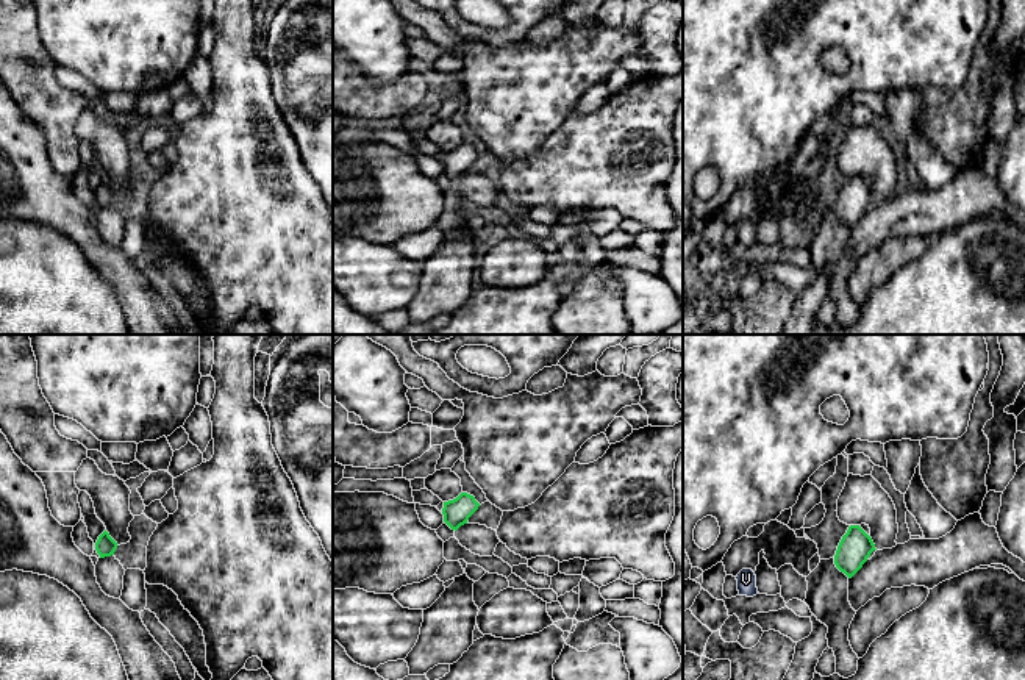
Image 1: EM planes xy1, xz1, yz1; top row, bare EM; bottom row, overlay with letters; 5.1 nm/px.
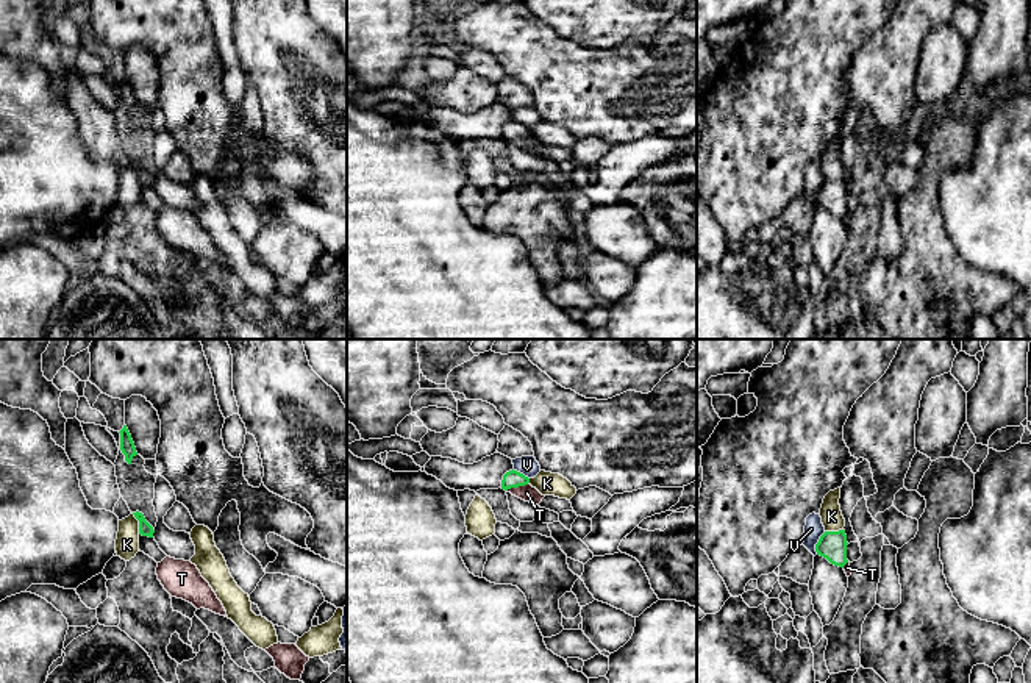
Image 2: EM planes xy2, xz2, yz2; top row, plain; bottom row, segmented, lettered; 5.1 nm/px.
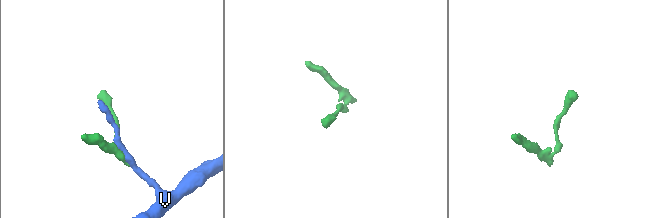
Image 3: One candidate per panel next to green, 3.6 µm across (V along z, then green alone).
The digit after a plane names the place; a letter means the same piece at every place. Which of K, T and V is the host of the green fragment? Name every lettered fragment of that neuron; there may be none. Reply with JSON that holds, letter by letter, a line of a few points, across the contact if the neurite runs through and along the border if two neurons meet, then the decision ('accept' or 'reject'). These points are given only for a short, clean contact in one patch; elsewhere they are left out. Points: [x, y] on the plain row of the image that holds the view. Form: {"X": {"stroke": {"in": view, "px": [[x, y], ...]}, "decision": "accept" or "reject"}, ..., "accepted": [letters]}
{"K": {"stroke": {"in": "xy2", "px": [[131, 163], [138, 171], [139, 183]]}, "decision": "reject"}, "T": {"stroke": {"in": "xz2", "px": [[513, 128], [517, 136], [527, 143]]}, "decision": "accept"}, "V": {"stroke": {"in": "yz2", "px": [[825, 182], [816, 194], [816, 203]]}, "decision": "reject"}, "accepted": ["T"]}

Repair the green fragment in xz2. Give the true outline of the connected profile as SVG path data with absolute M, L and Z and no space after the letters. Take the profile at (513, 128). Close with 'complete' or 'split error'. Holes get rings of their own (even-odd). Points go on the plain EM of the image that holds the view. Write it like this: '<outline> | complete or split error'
M509 120L503 125L501 139L511 142L512 145L539 155L545 145L542 145L536 138L530 134L530 128L517 120Z | split error

